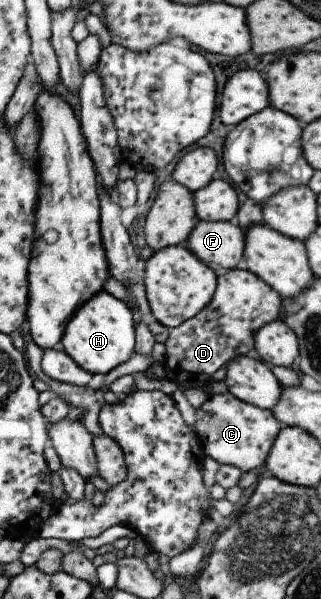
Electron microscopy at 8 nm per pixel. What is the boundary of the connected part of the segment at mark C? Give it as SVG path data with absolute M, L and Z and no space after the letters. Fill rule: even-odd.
M229 393L209 395L191 422L205 446L206 455L220 465L234 466L242 473L262 466L280 431L280 422L270 410L241 402Z

